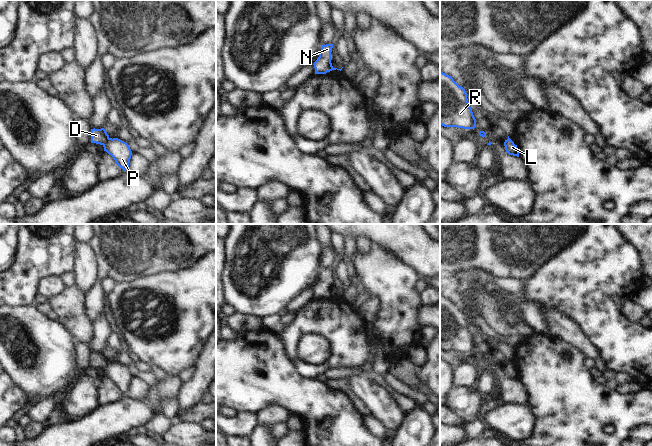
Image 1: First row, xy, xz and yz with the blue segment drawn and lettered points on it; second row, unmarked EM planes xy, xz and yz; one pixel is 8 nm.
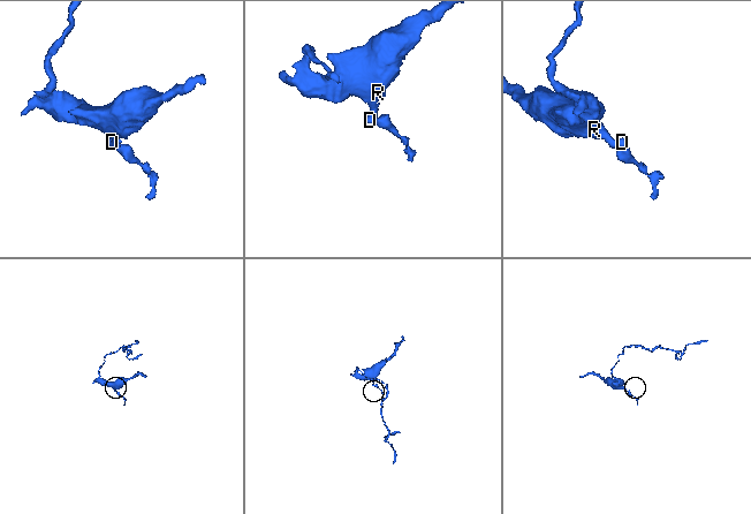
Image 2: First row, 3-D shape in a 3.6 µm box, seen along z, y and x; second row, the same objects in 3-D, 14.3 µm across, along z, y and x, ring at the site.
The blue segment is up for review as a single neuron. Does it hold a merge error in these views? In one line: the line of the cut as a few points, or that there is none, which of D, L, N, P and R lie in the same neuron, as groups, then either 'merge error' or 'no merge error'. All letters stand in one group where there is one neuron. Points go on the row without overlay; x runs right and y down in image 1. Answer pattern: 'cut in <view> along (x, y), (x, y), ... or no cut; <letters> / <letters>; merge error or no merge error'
cut in xy along (109, 362), (103, 369); D N R / L P; merge error

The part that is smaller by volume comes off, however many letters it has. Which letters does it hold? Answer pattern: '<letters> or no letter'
L, P.

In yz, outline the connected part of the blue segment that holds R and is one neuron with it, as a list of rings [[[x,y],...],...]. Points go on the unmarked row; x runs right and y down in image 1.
[[[440,295],[440,349],[473,353],[476,343],[467,323],[465,313],[451,300]]]

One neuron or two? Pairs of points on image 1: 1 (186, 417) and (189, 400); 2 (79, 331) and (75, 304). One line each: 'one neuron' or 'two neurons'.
1: two neurons
2: one neuron

